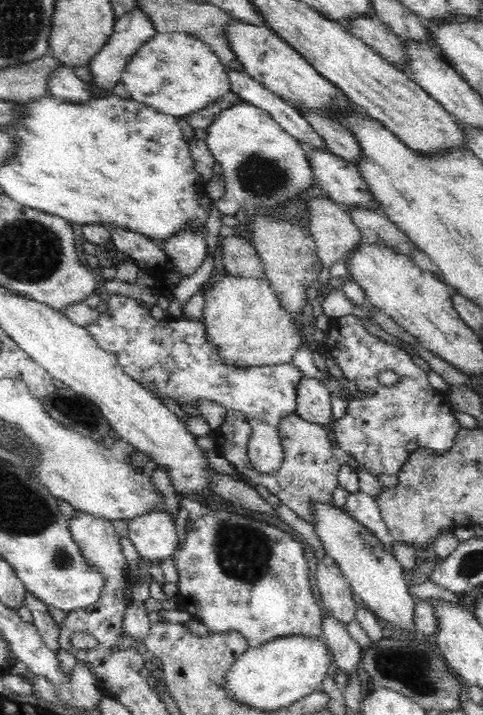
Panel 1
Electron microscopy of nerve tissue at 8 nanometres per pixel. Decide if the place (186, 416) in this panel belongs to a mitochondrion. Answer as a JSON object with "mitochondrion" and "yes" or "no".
{"mitochondrion":"no"}

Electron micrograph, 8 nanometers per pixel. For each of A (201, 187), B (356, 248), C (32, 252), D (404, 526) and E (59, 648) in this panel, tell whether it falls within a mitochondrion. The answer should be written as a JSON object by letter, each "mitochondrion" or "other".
{"A":"other","B":"other","C":"mitochondrion","D":"other","E":"other"}

